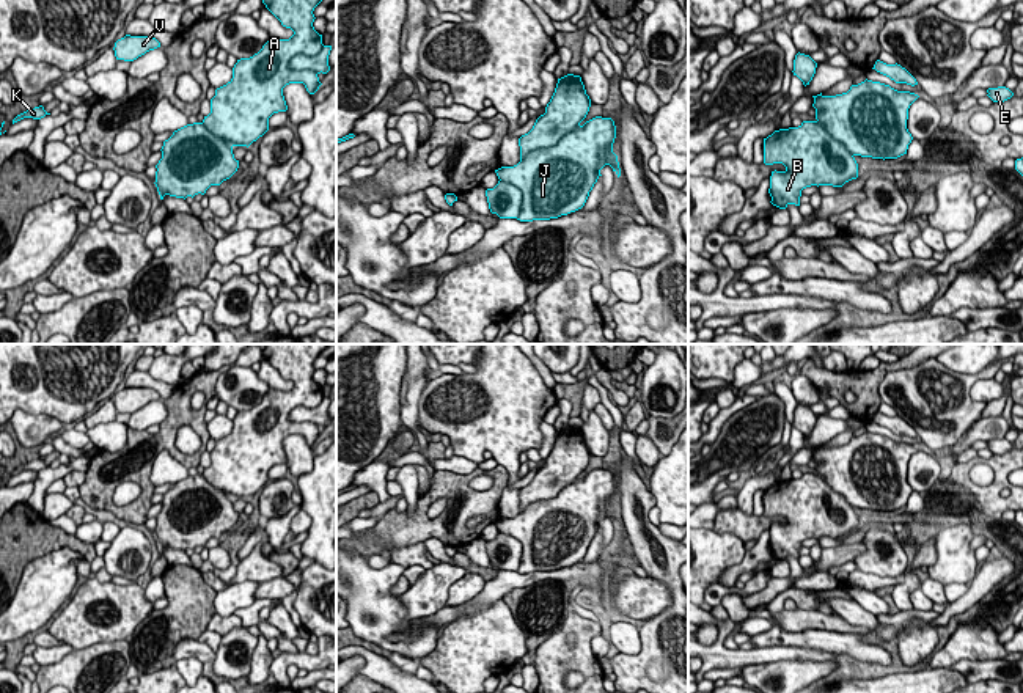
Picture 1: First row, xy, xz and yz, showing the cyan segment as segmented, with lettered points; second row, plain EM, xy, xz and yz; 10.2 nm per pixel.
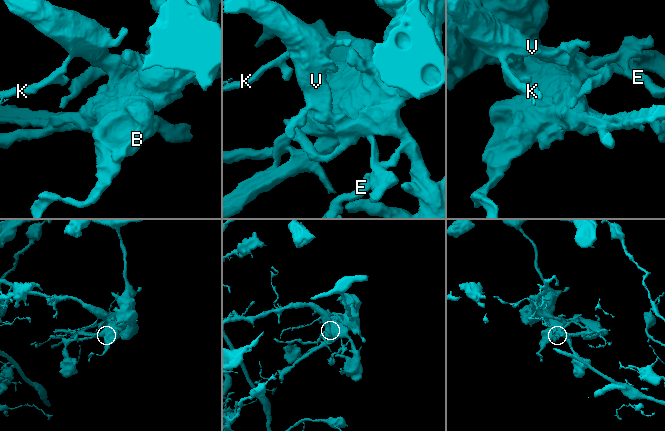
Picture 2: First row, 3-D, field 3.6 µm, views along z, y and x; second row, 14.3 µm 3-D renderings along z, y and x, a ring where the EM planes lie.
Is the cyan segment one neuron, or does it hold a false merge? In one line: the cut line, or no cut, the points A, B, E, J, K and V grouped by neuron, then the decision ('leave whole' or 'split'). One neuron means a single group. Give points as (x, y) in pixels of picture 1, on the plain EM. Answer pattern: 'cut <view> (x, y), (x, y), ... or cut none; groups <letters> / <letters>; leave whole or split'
cut none; groups A B E J K V; leave whole

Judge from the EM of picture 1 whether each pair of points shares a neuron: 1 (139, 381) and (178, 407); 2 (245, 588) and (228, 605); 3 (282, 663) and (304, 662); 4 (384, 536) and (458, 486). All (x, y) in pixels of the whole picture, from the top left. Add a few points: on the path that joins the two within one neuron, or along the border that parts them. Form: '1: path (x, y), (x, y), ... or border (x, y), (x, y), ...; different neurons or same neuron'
1: border (176, 387), (164, 401); different neurons
2: path (241, 593), (233, 601); same neuron
3: path (286, 660), (299, 660); same neuron
4: path (403, 528), (439, 489); same neuron

